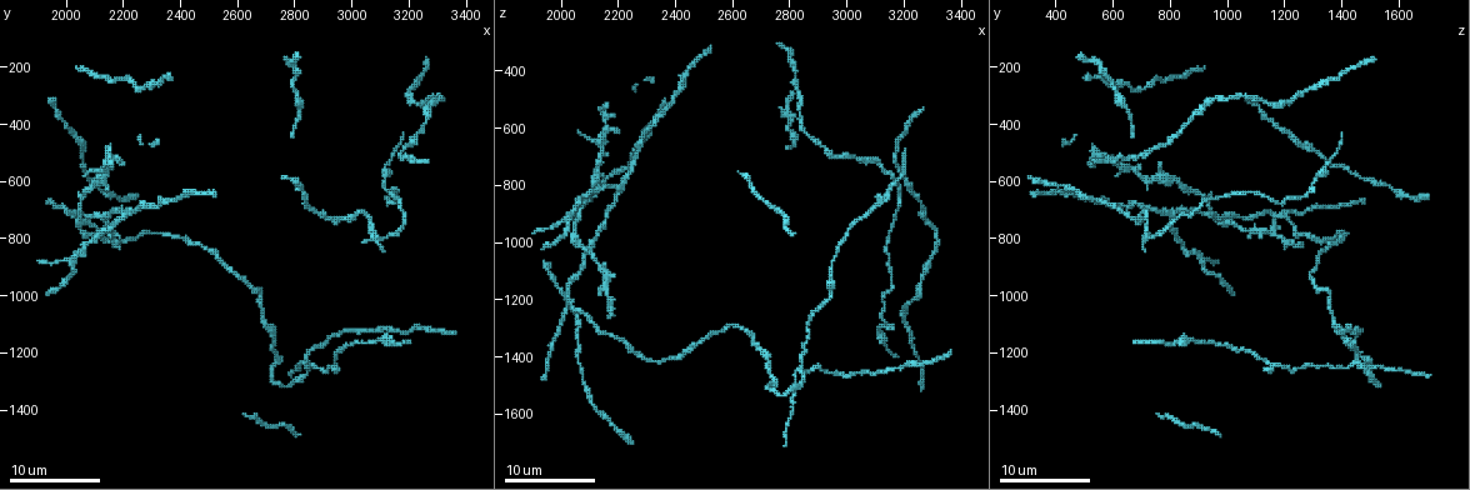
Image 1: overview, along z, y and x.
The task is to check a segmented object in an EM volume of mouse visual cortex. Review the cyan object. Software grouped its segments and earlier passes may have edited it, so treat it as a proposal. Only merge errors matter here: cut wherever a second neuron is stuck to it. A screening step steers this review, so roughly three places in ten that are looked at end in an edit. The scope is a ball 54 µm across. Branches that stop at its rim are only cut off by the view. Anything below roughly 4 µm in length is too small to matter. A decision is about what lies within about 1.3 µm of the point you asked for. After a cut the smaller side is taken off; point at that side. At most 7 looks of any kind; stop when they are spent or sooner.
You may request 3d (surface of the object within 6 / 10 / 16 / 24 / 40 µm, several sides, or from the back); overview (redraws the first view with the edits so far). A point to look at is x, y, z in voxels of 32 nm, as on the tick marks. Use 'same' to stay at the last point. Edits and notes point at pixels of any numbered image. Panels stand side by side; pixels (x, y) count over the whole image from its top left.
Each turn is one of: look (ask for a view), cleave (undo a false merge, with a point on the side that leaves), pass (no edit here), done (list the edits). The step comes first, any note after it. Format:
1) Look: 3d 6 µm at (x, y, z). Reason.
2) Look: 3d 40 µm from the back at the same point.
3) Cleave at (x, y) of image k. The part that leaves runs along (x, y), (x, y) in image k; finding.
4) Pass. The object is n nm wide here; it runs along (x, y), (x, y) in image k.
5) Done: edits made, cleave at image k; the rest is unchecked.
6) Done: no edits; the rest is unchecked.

Look: 3d 16 µm at (2030, 710, 1210). Three arms meet.

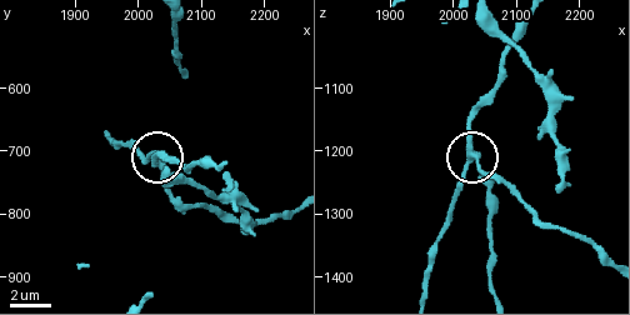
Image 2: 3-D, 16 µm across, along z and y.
Look: 3d 16 µm from the back at the same point.

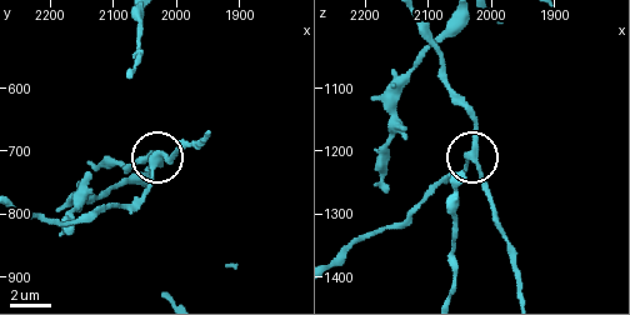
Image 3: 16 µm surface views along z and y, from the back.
Pass. The side arm is 56 µm long; it runs along (416, 20), (440, 80), (470, 115), (479, 176), (491, 199) in image 3; all the same neuron.

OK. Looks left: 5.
Look: 3d 10 µm at (2080, 720, 1030). Four-way junction.

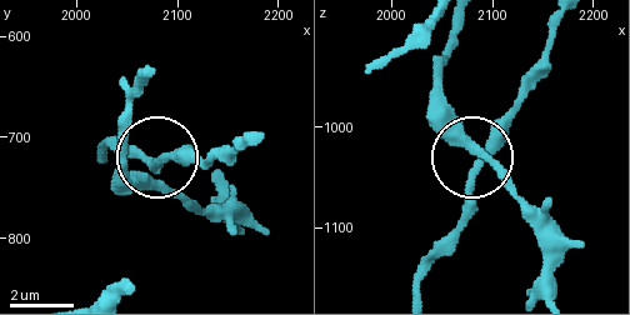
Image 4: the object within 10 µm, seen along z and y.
Pass. 4 arms meet here; it runs along (250, 141), (206, 163), (164, 158), (153, 179), (124, 193) in image 4; all the same neuron.

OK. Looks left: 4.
Look: 3d 10 µm at (3100, 800, 730). Four-way junction.

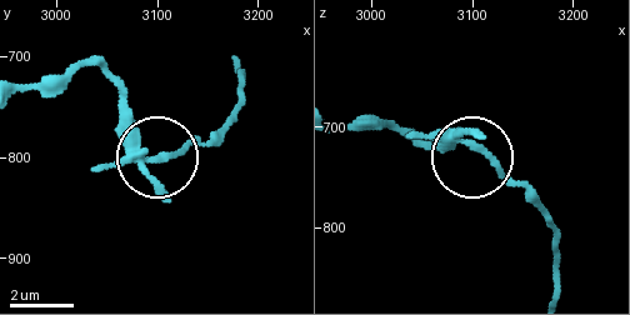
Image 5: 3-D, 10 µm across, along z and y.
Cleave at (175, 158) of image 5. The part that leaves runs along (450, 139), (480, 146), (550, 228), (553, 293) in image 5; a second neuron is stuck on.

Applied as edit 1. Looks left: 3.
Done: edits made, cleave at image 5; the rest is unchecked.

